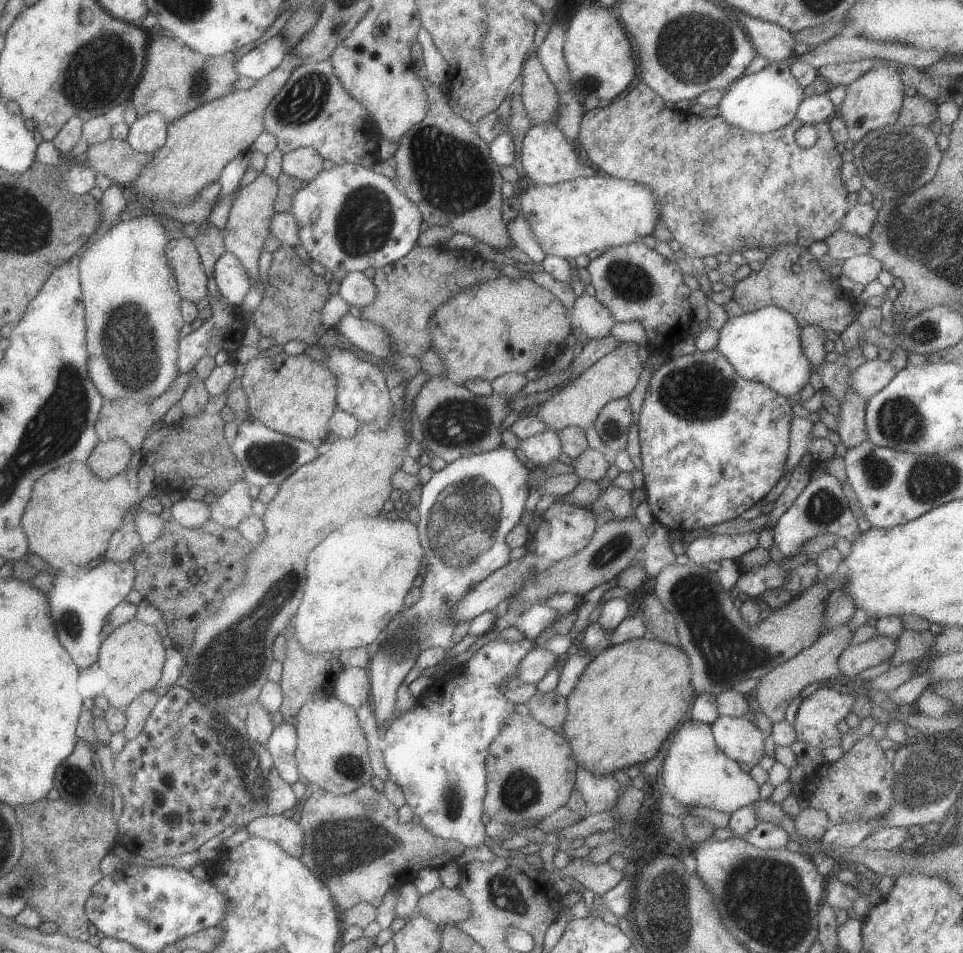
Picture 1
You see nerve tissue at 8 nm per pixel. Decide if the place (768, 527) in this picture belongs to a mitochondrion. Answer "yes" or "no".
no

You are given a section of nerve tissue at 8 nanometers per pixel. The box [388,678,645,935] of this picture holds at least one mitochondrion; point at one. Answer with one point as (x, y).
(502, 891)

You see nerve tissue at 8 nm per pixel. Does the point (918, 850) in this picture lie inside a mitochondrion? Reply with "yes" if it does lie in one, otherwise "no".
no

